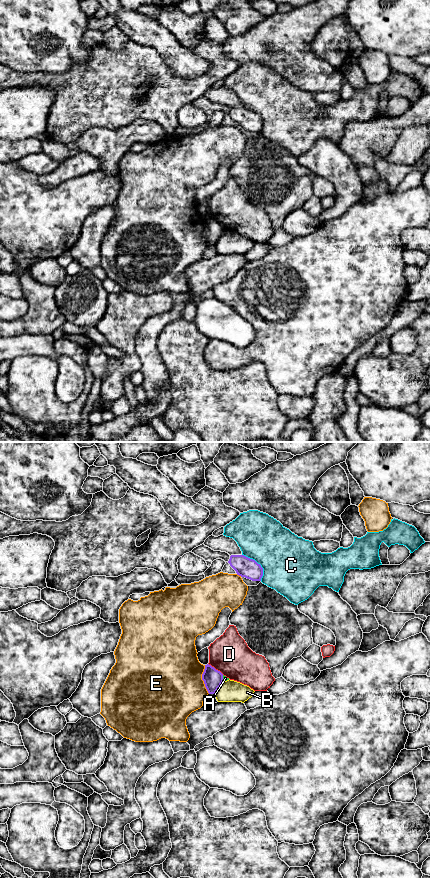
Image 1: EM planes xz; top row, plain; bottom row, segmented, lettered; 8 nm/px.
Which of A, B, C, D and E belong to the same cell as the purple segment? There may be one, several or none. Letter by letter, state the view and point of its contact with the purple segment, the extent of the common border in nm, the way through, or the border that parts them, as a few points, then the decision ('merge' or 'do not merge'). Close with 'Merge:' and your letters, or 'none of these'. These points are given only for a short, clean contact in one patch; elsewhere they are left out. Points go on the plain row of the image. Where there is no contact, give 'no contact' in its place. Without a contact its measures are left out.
A: contact xz (222, 230); length 60 nm; border xz (222, 227), (223, 233); do not merge
B: contact xz (218, 239); length 130 nm; do not merge
C: contact xz (259, 116); length 260 nm; do not merge
D: contact xz (215, 221); length 160 nm; do not merge
E: contact xz (202, 231); length 240 nm; do not merge
Merge: none of these

